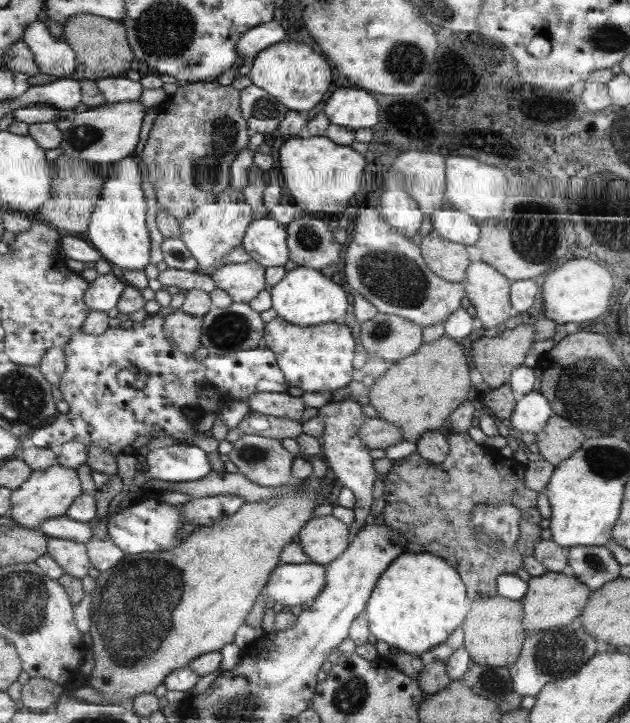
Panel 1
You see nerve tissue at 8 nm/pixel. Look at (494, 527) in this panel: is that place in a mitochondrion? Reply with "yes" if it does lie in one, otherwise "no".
yes

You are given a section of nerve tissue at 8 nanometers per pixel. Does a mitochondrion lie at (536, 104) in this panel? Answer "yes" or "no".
no

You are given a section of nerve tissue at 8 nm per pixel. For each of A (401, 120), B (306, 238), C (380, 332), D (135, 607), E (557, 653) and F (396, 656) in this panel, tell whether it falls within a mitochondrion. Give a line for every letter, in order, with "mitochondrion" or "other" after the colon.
A: other
B: mitochondrion
C: mitochondrion
D: mitochondrion
E: mitochondrion
F: other

